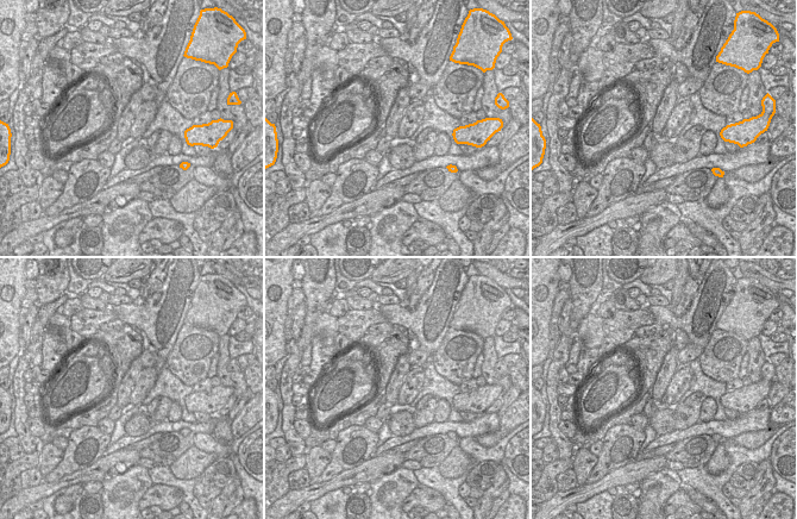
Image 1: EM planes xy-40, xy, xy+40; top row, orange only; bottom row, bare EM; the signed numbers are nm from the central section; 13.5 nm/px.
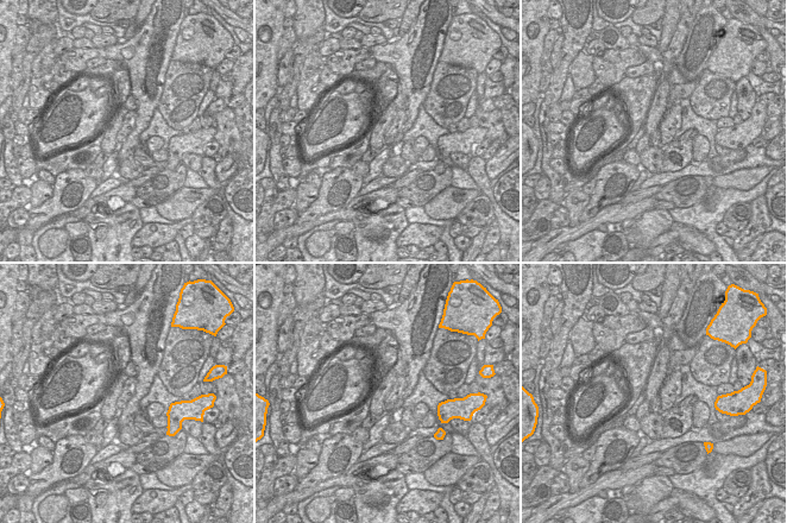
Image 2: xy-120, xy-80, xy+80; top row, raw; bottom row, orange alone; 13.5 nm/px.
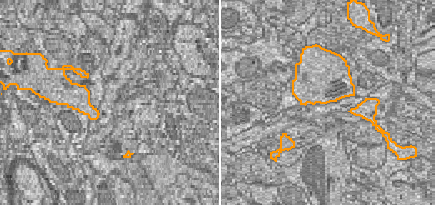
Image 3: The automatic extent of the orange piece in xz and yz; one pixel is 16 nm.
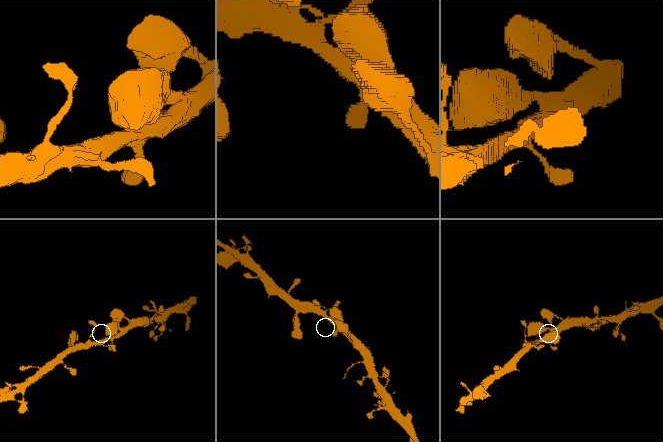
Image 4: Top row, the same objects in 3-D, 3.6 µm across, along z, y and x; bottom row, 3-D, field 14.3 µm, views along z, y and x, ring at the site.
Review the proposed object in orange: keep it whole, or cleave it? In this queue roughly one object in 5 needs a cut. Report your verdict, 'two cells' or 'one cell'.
one cell

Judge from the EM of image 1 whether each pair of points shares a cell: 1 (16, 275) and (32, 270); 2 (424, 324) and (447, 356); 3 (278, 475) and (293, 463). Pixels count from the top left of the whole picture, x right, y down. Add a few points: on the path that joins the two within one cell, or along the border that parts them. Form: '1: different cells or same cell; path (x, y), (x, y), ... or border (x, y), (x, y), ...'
1: different cells; border (24, 269), (27, 279)
2: different cells; border (449, 326), (440, 345), (433, 354)
3: same cell; path (282, 471), (289, 466)

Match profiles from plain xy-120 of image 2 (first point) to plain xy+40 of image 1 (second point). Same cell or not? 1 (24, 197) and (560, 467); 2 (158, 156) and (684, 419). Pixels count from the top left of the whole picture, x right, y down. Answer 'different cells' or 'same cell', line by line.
1: same cell
2: different cells

